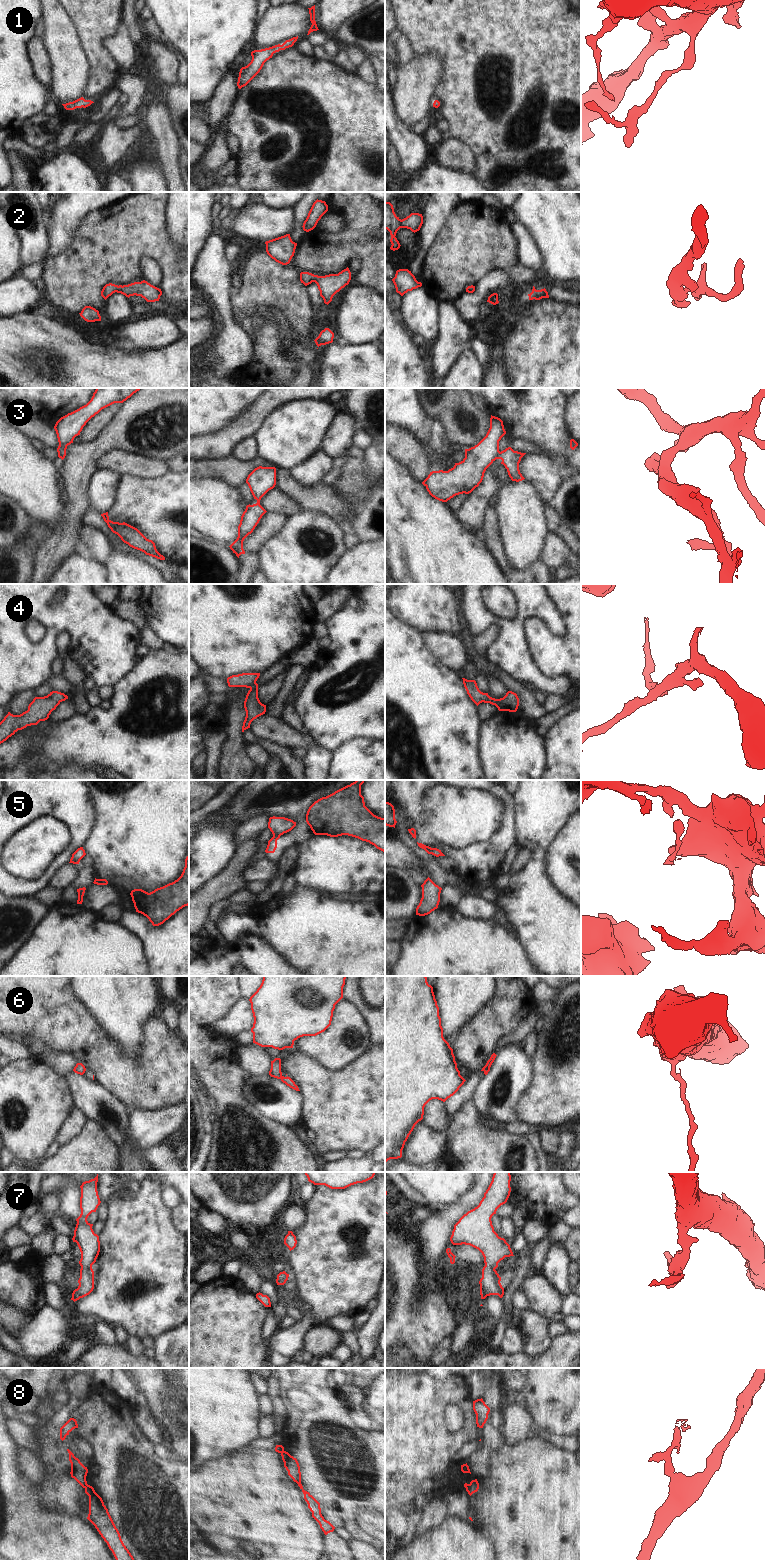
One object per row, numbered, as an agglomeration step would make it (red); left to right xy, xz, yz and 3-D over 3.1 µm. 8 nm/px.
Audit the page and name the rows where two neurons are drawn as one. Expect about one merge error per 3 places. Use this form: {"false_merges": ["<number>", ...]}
{"false_merges": ["3", "5", "6", "8"]}

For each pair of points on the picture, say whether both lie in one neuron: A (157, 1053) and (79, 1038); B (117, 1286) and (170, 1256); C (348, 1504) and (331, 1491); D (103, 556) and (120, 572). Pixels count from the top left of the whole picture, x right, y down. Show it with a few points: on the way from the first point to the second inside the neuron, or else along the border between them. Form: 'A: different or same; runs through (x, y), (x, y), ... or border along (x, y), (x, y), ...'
A: same; runs through (138, 1068), (113, 1068), (98, 1053)
B: same; runs through (130, 1278), (152, 1256), (157, 1256)
C: same; runs through (344, 1500), (335, 1492)
D: different; border along (113, 549), (110, 558), (103, 565)

